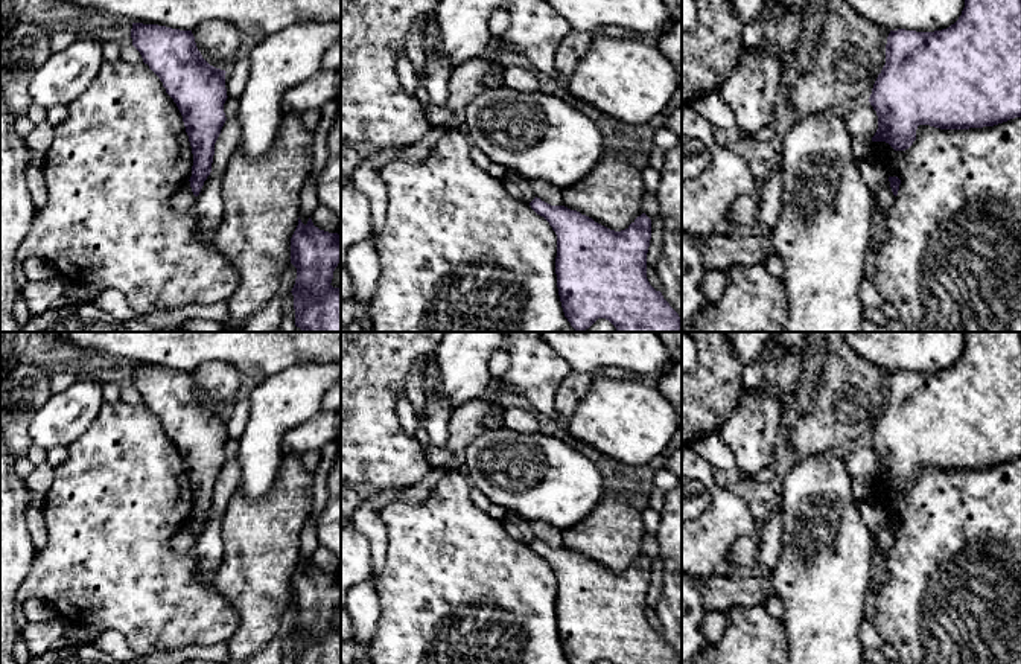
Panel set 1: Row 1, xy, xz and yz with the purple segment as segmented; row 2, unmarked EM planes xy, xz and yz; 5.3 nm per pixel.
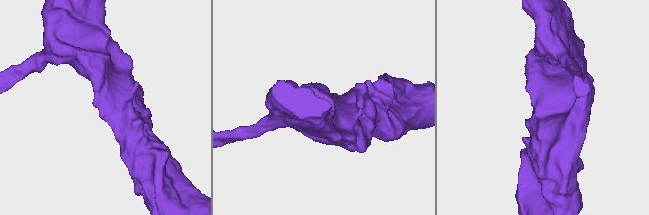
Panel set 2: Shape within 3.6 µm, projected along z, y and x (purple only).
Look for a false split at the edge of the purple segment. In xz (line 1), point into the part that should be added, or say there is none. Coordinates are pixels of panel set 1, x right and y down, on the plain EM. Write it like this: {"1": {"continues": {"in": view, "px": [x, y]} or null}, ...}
{"1": {"continues": null}}

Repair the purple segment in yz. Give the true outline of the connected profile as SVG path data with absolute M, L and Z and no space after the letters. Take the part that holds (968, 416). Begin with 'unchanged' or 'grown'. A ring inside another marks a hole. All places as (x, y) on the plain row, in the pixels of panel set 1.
unchanged; M965 332L962 356L949 369L934 373L890 372L886 405L869 443L878 457L872 483L886 483L895 492L905 492L913 486L919 466L969 471L1021 458L1021 332Z

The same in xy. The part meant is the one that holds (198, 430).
unchanged; M132 364L131 379L183 457L193 495L189 522L198 538L212 513L215 484L227 461L227 413L202 399L192 372Z

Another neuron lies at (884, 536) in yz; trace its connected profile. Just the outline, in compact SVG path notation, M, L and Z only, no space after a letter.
M889 519L879 527L878 533L873 536L875 542L884 550L890 550L895 544L895 536L890 528Z

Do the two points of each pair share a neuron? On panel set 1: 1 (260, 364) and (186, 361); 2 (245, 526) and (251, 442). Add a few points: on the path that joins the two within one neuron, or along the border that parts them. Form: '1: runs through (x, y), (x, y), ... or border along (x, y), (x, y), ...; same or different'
1: runs through (242, 351), (204, 351); same
2: border along (276, 477), (262, 495), (244, 497), (238, 491); different

